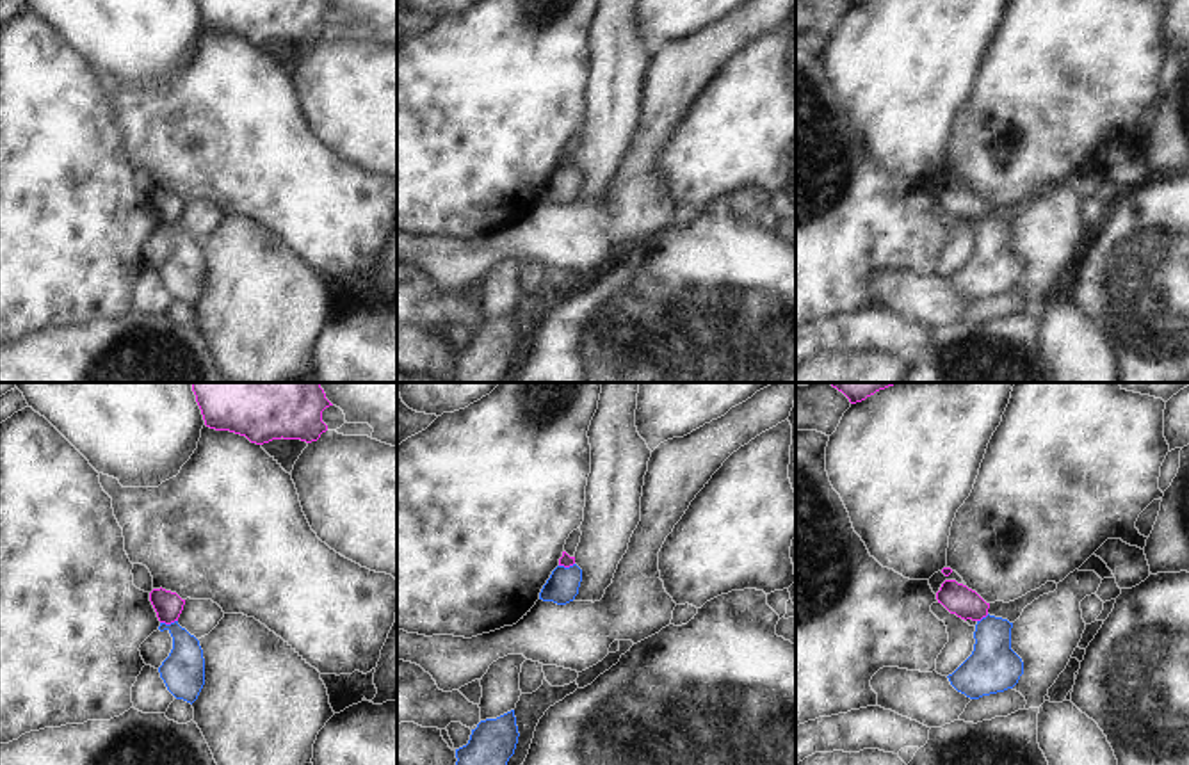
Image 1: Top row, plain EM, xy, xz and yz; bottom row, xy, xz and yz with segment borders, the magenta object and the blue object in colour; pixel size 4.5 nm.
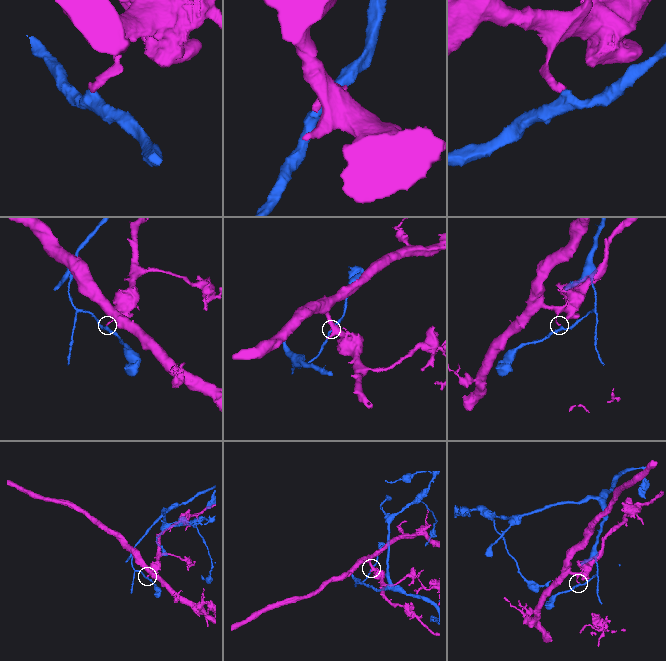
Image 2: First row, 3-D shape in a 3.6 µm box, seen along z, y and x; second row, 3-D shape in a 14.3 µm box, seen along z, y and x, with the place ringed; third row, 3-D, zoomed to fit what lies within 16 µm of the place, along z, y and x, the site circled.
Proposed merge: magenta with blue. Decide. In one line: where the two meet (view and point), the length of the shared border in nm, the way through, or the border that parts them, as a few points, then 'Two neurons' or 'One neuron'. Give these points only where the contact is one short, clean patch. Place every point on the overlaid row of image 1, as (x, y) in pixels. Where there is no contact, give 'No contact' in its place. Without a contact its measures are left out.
Touches magenta at xy (168, 623). Shared border 80 nm. Boundary: xy (177, 620), (161, 623). Two neurons

